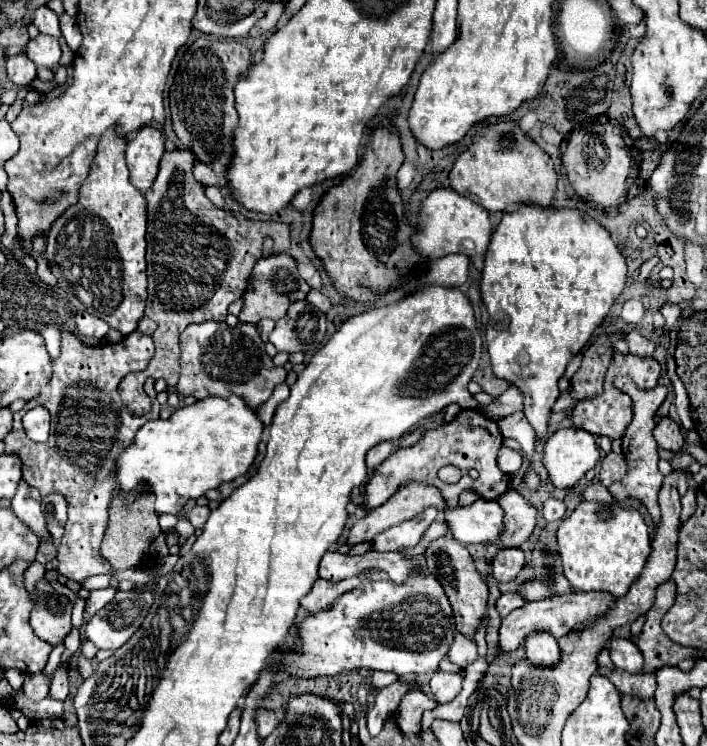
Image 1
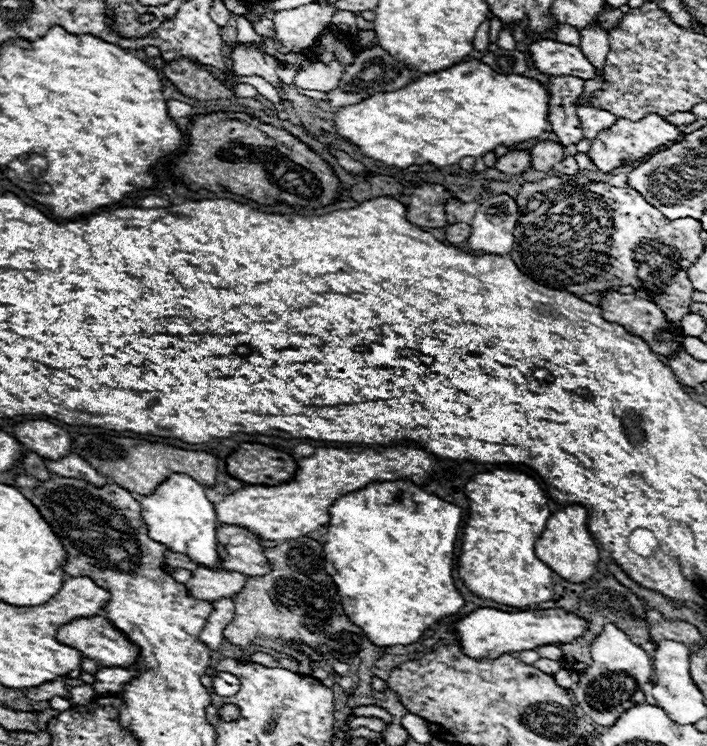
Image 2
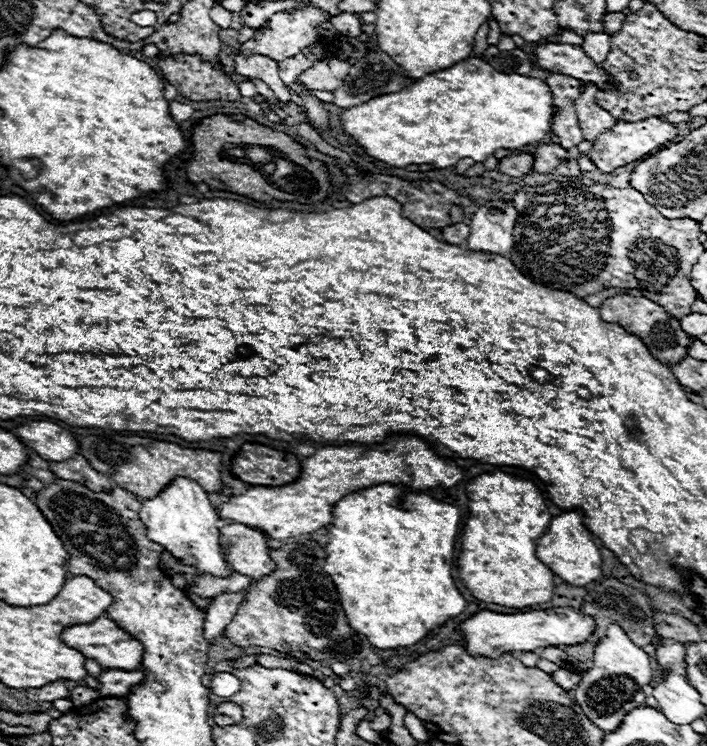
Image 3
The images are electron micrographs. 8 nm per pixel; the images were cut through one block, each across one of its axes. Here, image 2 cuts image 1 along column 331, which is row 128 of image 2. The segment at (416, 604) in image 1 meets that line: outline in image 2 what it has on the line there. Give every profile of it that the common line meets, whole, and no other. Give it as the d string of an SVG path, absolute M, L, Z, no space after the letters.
M648 114L646 118L642 118L638 122L618 118L614 126L598 132L598 136L592 140L592 148L590 148L588 156L600 172L612 172L614 168L620 168L620 166L626 166L626 164L632 164L632 162L644 158L646 154L654 152L660 146L668 146L668 144L676 142L678 138L680 138L678 128L656 114Z

